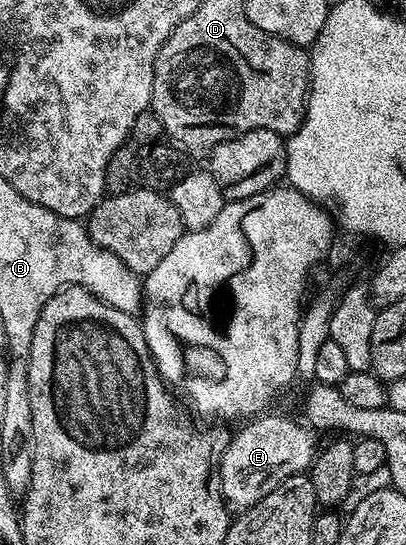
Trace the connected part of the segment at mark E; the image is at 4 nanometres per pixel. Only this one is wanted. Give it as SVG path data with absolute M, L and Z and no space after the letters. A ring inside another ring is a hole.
M267 414L244 422L244 427L224 449L223 460L217 463L217 483L223 486L222 498L228 504L236 503L239 509L246 509L261 501L265 493L273 493L273 489L277 489L285 477L306 472L317 454L316 436L302 422L294 423L283 415Z

